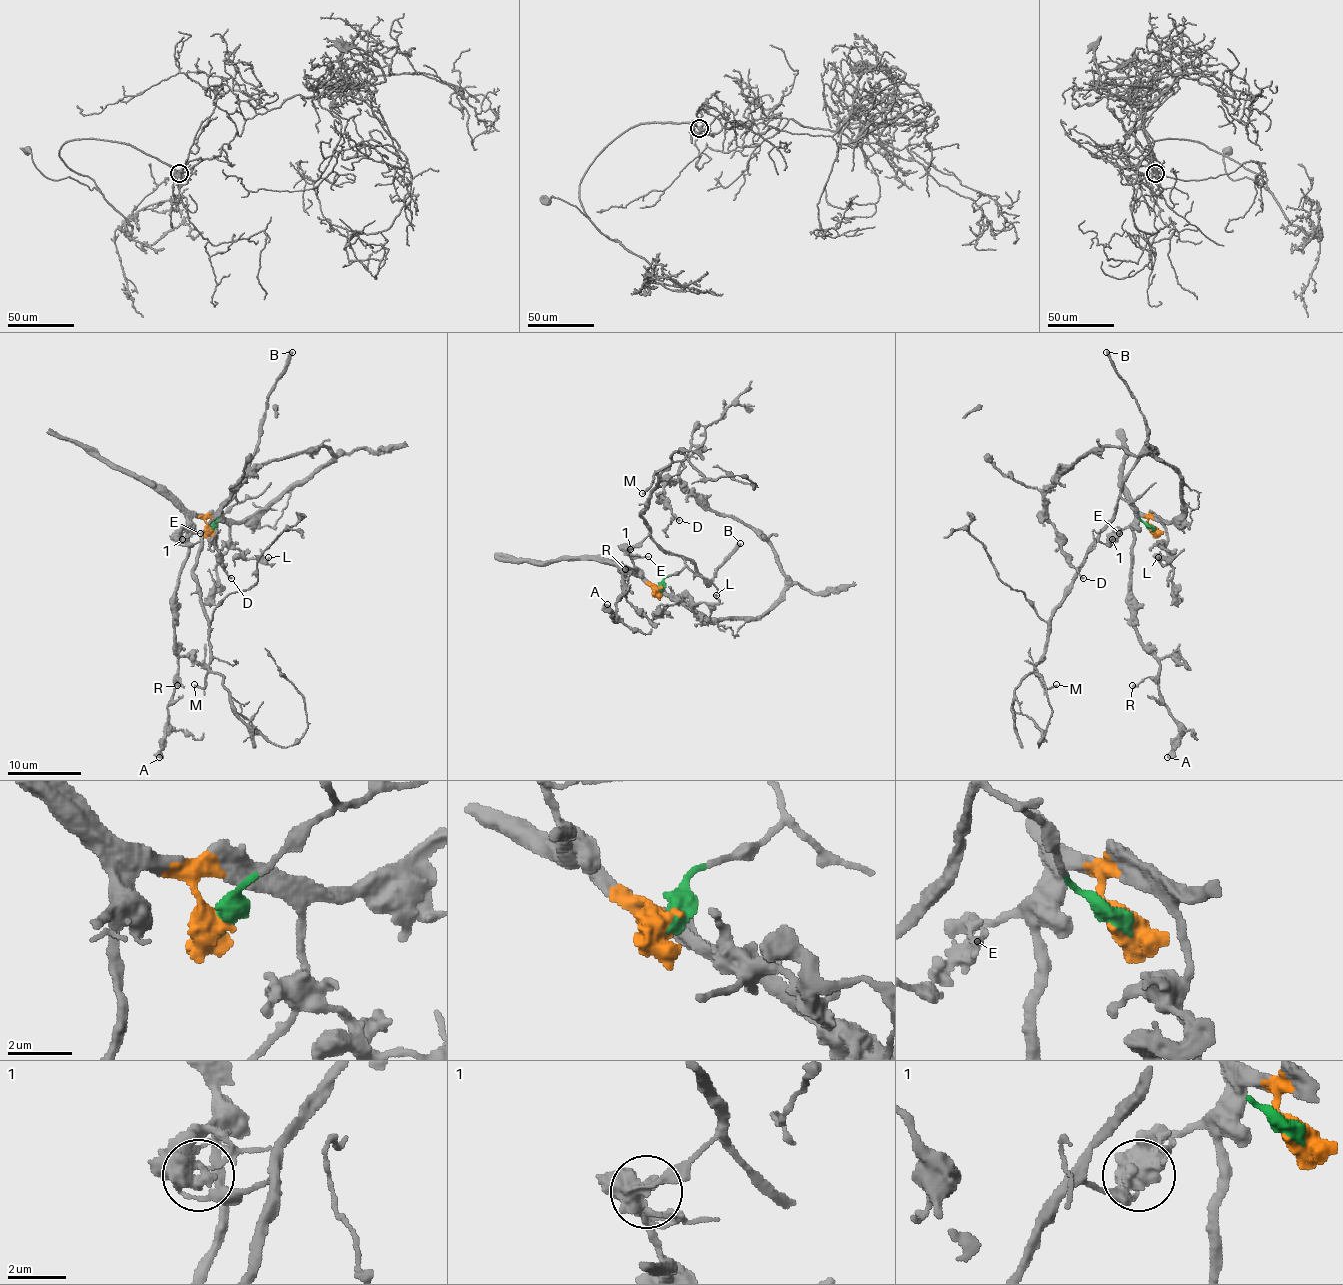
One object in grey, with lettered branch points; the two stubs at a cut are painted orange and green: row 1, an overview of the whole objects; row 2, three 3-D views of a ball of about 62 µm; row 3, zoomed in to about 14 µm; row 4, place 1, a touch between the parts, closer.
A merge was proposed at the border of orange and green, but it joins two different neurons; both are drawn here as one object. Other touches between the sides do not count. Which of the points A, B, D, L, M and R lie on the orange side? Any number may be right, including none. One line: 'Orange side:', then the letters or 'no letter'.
Orange side: A, D, L, R

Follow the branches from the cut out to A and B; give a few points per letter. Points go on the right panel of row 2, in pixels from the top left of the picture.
A: (1152, 529), (1141, 516), (1134, 531), (1132, 625), (1160, 665), (1161, 702), (1178, 726), (1178, 747), (1167, 758)
B: (1152, 529), (1139, 519), (1137, 510), (1121, 495), (1123, 479), (1145, 444), (1147, 421), (1128, 384), (1106, 351)

